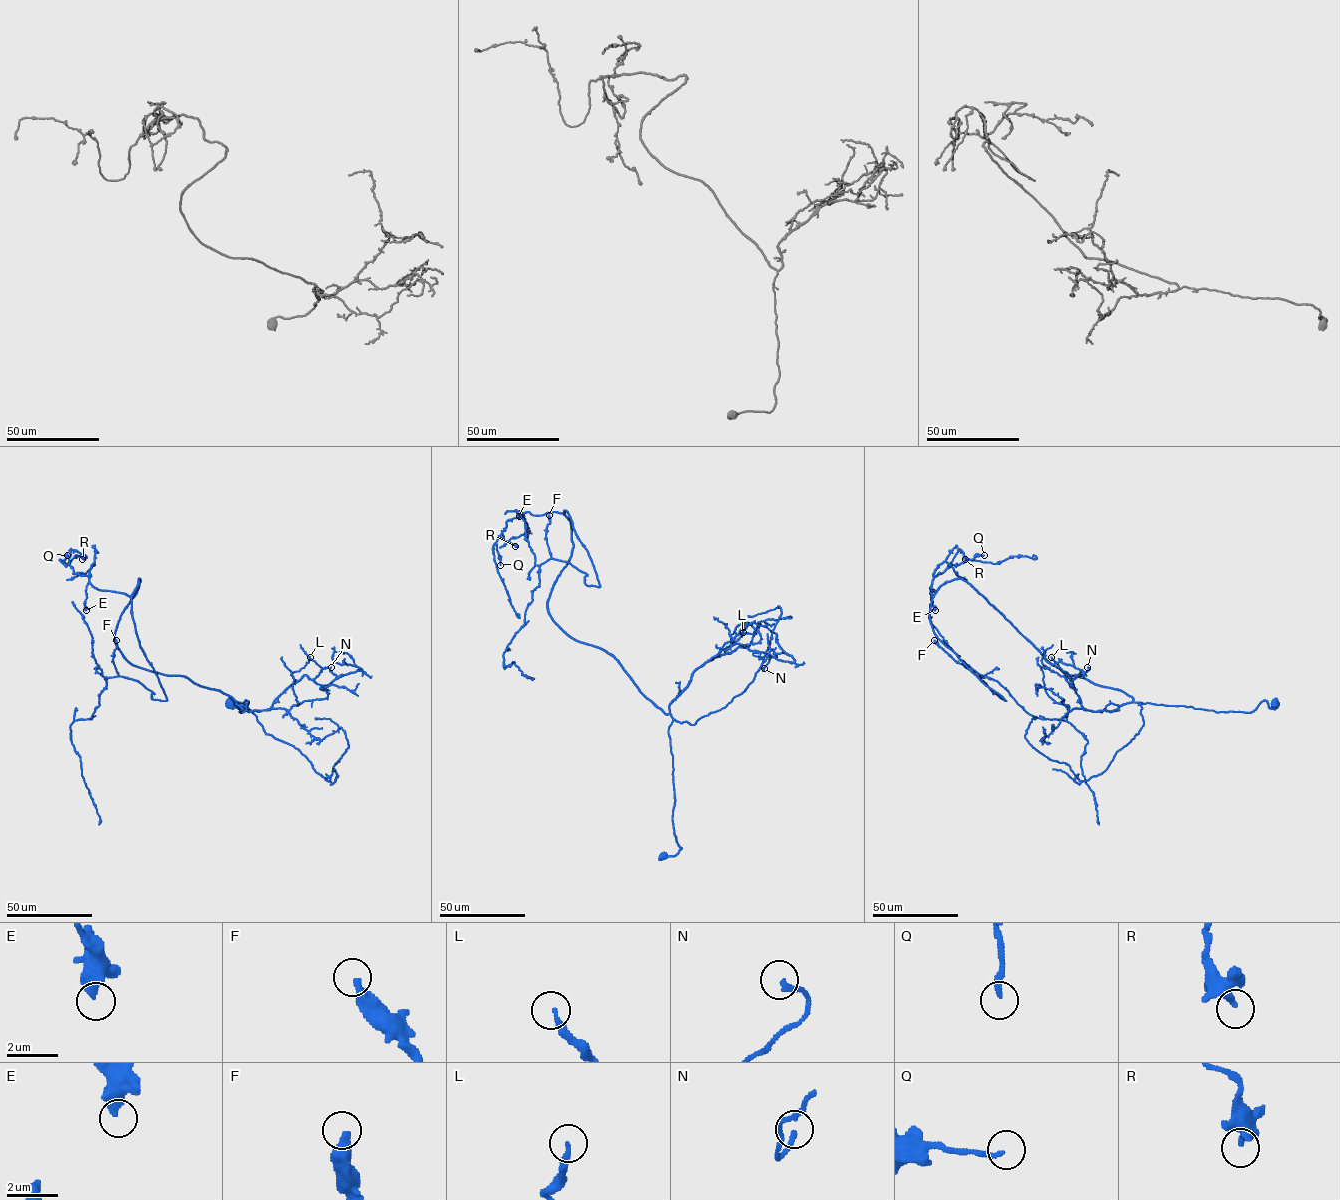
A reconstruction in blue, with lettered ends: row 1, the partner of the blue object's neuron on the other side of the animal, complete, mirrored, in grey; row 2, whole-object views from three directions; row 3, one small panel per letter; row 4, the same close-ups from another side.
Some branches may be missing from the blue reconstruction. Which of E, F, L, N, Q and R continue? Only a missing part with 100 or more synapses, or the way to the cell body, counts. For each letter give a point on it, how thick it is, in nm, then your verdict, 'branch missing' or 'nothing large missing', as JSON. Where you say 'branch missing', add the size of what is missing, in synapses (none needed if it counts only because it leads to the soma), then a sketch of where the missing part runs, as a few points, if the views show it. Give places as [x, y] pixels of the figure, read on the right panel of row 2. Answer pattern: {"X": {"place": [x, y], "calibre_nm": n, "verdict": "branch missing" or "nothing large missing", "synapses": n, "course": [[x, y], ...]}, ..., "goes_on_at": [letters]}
{"E": {"place": [935, 610], "calibre_nm": 500, "verdict": "nothing large missing"}, "F": {"place": [934, 640], "calibre_nm": 400, "verdict": "nothing large missing"}, "L": {"place": [1051, 657], "calibre_nm": 200, "verdict": "nothing large missing"}, "N": {"place": [1087, 667], "calibre_nm": 200, "verdict": "nothing large missing"}, "Q": {"place": [984, 555], "calibre_nm": 200, "verdict": "nothing large missing"}, "R": {"place": [965, 559], "calibre_nm": 280, "verdict": "nothing large missing"}, "goes_on_at": []}

